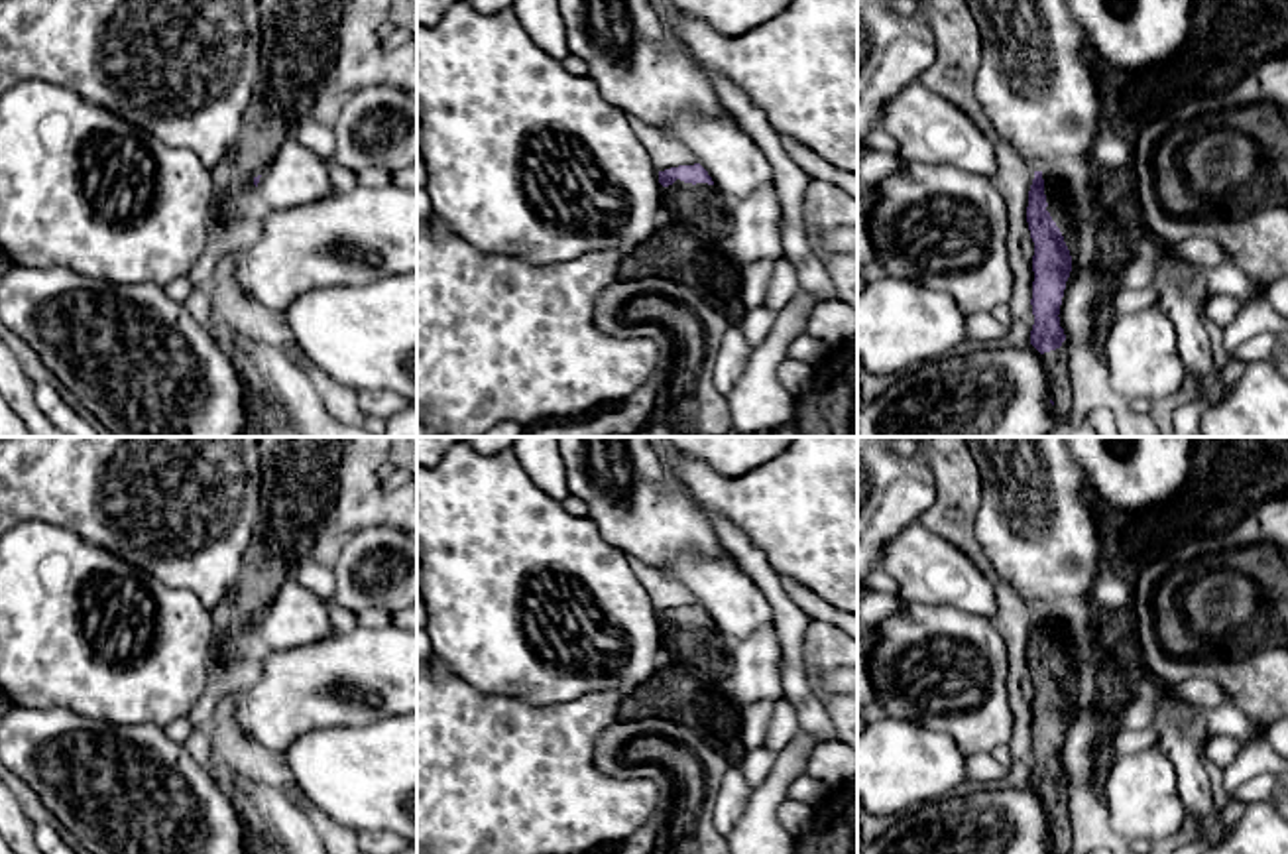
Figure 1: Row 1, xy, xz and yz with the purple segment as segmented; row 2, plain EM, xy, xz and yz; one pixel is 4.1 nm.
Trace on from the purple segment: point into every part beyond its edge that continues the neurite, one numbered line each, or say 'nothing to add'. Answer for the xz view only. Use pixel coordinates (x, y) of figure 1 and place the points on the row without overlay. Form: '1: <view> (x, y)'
1: xz (701, 646)

